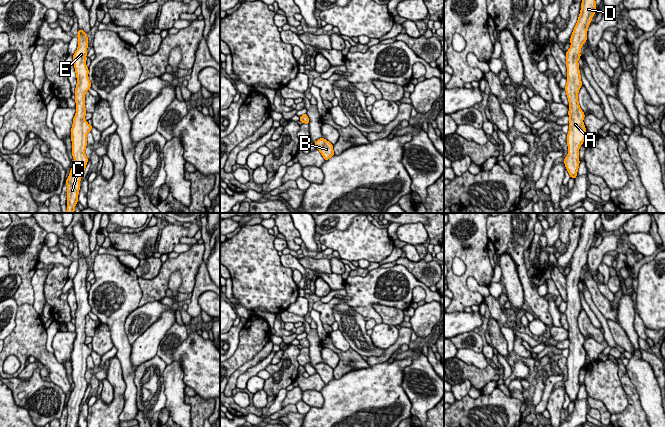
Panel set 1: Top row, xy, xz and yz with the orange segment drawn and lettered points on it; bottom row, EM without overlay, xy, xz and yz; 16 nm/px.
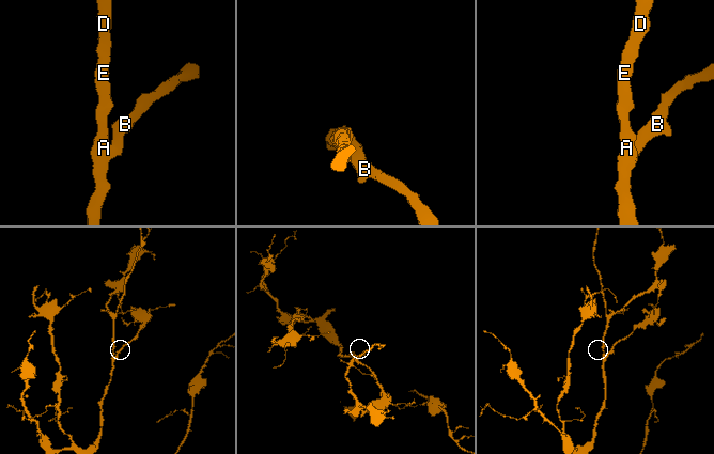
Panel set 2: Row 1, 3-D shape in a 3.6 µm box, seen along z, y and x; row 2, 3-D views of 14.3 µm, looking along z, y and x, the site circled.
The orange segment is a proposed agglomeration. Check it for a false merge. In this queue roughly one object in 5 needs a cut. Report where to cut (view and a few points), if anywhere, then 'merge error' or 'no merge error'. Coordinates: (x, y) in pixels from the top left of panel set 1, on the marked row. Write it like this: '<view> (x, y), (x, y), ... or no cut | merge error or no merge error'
no cut | no merge error

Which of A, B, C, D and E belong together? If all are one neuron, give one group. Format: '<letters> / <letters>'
A B C D E

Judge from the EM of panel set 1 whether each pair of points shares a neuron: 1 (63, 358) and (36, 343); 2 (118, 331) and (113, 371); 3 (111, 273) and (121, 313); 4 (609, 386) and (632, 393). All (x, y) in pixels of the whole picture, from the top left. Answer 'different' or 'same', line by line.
1: different
2: different
3: same
4: different

